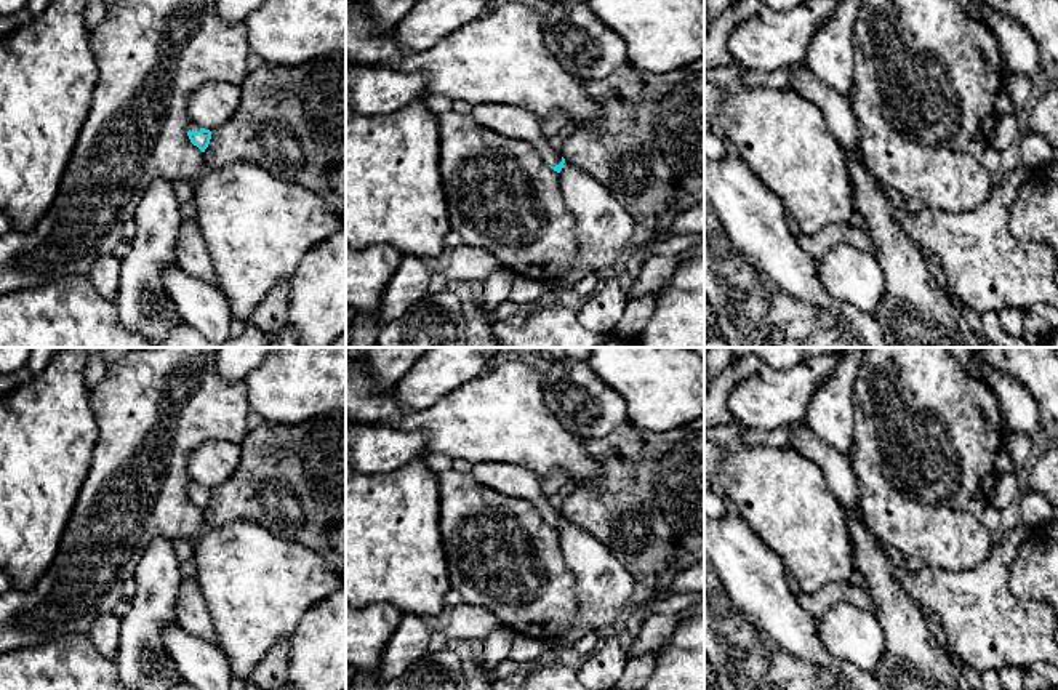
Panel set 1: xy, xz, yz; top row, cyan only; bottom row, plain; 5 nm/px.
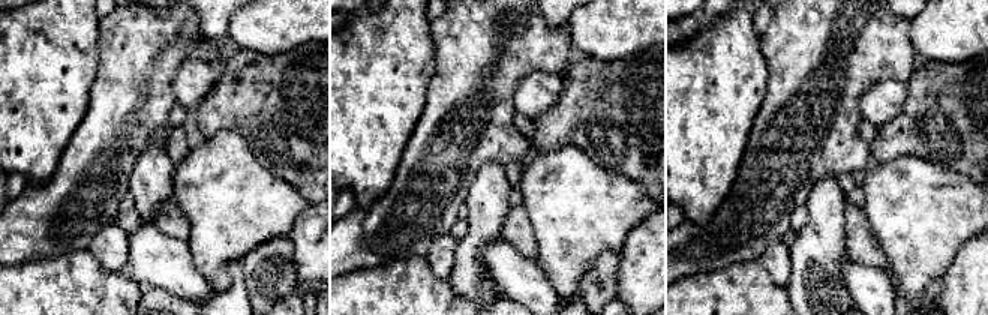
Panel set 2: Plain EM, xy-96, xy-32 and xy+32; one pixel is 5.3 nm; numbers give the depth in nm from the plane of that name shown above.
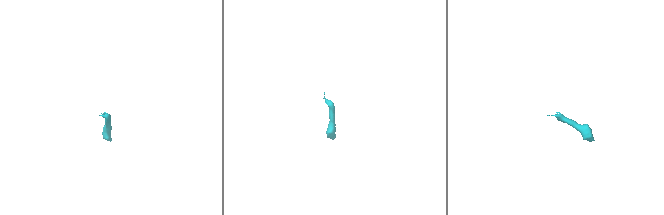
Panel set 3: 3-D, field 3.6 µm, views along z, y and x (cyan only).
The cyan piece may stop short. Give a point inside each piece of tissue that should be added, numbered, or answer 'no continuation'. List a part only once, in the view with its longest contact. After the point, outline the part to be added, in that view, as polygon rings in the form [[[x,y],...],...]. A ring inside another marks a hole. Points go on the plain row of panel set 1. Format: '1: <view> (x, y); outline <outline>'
1: xz (511, 481); outline [[[488,461],[474,464],[471,475],[506,496],[527,499],[551,525],[562,520],[562,514],[551,506],[543,493],[543,479],[523,467]]]

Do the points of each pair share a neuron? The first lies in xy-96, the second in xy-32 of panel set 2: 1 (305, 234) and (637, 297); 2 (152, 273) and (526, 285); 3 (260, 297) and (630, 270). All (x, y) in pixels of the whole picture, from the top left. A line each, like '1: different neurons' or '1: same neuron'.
1: same neuron
2: same neuron
3: different neurons

